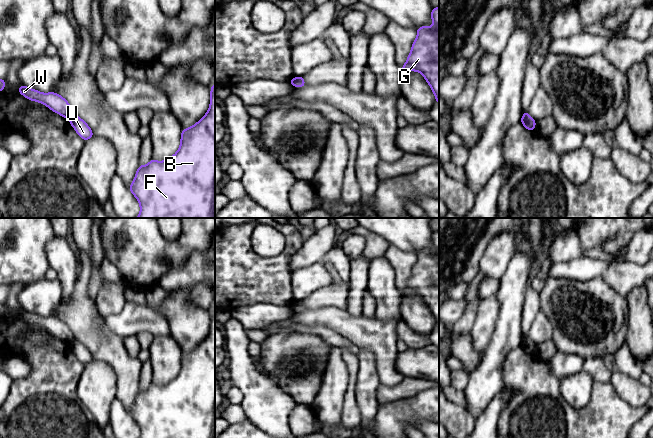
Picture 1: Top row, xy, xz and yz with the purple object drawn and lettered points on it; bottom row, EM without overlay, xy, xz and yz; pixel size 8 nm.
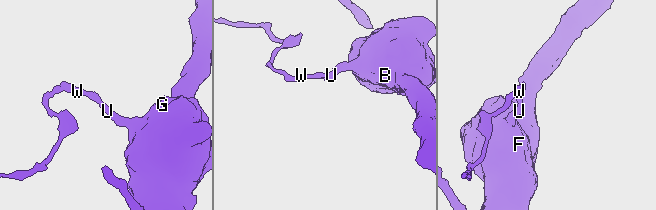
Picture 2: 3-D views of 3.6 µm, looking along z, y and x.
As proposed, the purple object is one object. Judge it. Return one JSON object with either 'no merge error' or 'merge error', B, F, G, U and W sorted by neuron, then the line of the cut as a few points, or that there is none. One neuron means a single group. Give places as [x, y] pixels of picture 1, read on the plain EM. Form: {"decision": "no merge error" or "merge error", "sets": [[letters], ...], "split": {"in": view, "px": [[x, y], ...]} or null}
{"decision": "merge error", "sets": [["B", "F", "G", "U"], ["W"]], "split": {"in": "xy", "px": [[74, 338], [69, 342]]}}

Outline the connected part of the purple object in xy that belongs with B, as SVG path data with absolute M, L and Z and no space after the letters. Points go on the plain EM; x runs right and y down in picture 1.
M215 308L211 310L210 331L207 337L190 352L182 353L178 375L165 385L155 385L152 382L147 389L140 388L129 414L140 428L140 438L215 438Z

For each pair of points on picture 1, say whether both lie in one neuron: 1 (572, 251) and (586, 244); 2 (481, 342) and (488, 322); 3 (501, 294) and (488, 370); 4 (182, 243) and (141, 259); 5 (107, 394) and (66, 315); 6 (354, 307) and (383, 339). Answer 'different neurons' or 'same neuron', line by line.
1: different neurons
2: same neuron
3: same neuron
4: same neuron
5: different neurons
6: different neurons

